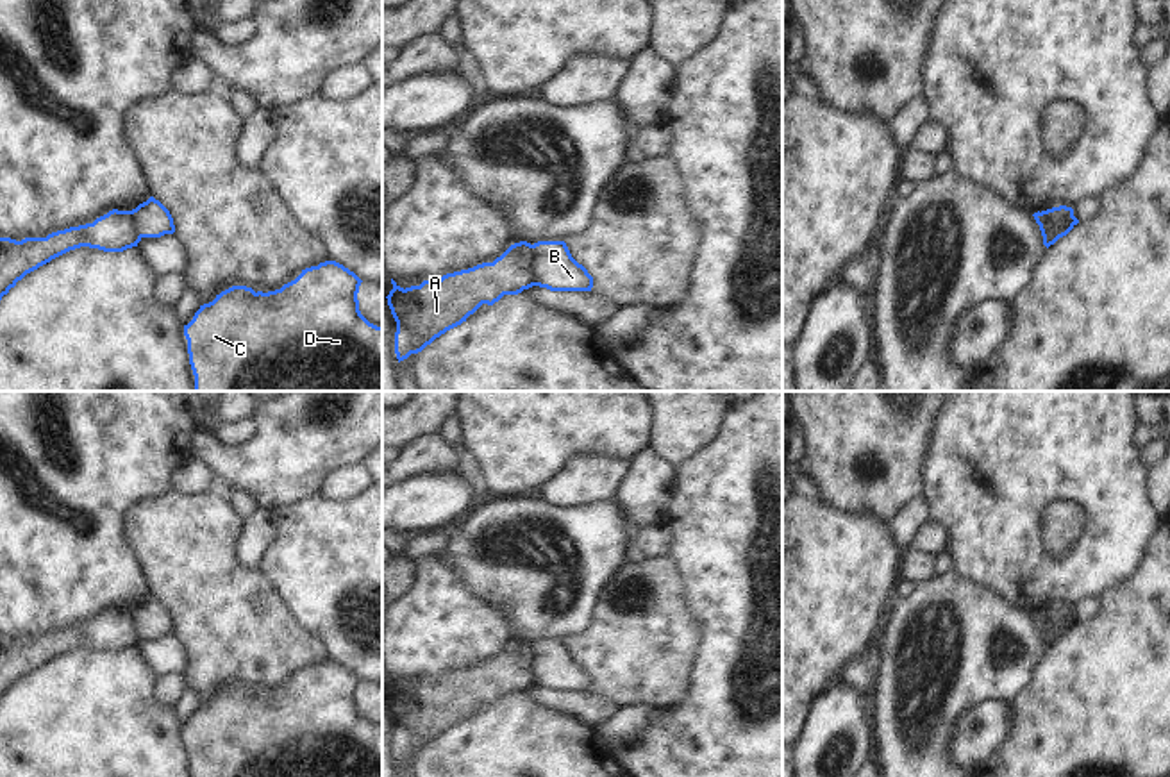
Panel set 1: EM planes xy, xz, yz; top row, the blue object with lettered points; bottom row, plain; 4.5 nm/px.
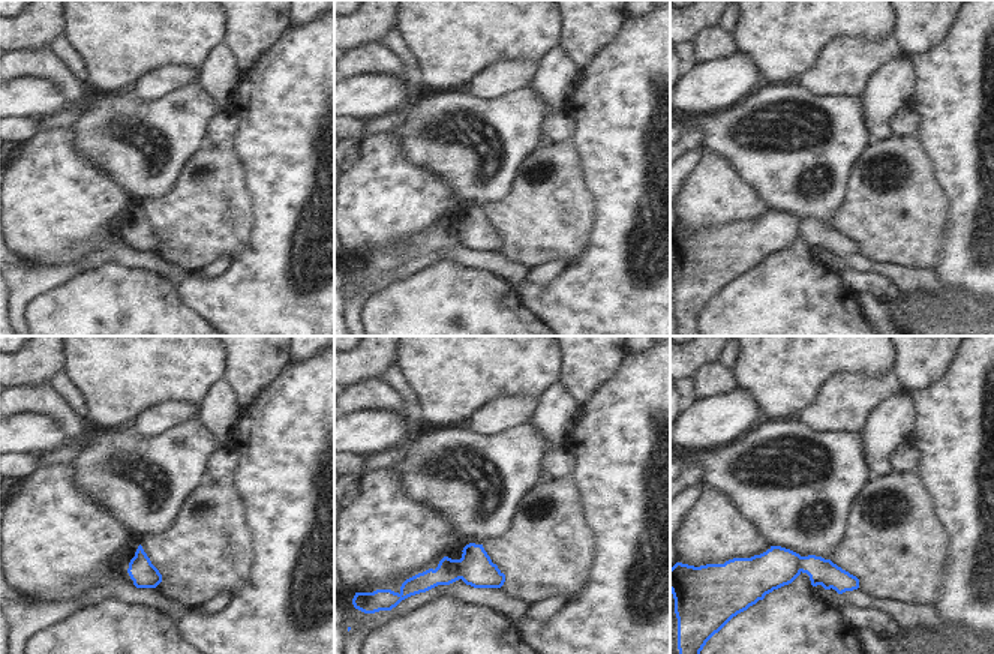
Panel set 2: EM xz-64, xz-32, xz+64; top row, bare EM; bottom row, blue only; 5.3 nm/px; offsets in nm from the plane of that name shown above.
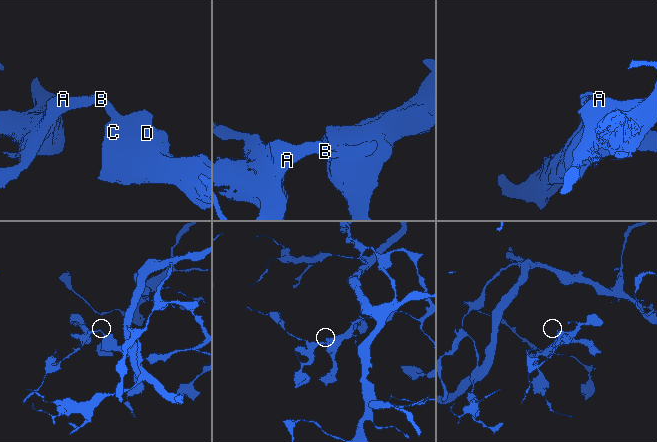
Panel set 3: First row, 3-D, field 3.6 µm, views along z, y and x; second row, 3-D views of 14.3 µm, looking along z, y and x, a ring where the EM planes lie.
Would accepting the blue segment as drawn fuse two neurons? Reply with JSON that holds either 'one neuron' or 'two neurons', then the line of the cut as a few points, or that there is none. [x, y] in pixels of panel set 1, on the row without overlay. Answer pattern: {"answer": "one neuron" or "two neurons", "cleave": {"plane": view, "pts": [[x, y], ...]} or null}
{"answer": "two neurons", "cleave": {"plane": "xz", "pts": [[533, 645], [536, 685]]}}

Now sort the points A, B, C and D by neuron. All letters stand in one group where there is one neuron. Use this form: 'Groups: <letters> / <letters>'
Groups: A / B C D.

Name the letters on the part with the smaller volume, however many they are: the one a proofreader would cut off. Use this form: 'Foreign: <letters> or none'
Foreign: A

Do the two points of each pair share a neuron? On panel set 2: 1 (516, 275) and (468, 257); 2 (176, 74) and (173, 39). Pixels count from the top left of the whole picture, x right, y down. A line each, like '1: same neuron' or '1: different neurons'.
1: same neuron
2: different neurons

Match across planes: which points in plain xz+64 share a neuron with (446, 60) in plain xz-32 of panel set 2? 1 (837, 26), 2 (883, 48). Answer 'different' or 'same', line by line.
1: same
2: different

